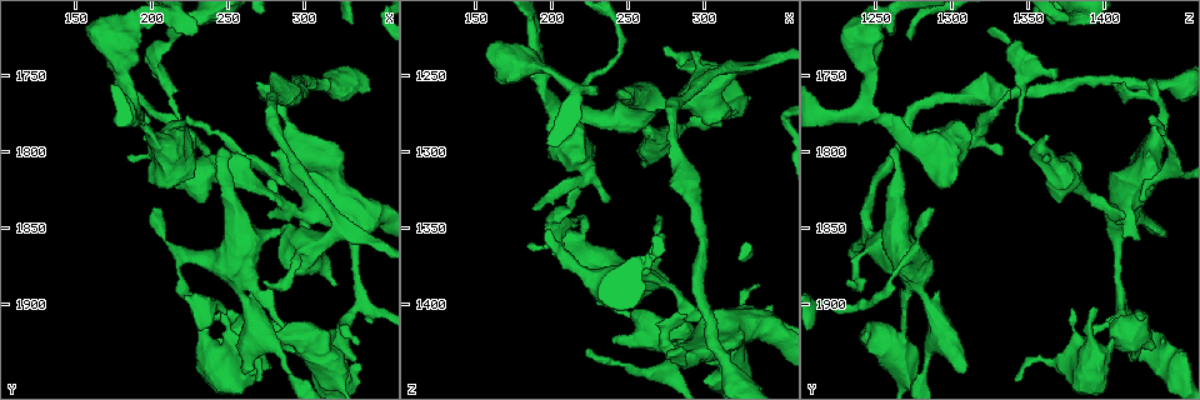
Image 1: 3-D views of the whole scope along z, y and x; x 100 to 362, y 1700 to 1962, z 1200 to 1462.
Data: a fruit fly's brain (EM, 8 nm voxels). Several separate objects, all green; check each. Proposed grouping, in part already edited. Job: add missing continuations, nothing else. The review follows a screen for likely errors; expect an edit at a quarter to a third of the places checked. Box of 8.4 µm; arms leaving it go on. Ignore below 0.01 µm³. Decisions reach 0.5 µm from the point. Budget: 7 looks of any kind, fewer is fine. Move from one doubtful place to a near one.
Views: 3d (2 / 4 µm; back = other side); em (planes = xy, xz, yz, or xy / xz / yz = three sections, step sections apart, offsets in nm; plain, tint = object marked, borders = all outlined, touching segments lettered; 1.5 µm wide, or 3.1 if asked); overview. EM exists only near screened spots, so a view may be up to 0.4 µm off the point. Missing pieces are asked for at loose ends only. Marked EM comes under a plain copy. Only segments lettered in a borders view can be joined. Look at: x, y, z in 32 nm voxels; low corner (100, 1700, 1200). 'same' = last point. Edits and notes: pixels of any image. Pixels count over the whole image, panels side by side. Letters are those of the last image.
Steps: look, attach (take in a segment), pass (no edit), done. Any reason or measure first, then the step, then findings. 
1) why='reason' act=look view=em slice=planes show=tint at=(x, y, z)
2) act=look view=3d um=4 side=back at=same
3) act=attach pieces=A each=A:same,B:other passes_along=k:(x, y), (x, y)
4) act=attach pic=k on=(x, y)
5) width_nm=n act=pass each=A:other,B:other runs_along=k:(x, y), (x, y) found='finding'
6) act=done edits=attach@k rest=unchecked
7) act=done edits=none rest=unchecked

why='long arm stops here' act=look view=em slice=planes show=borders at=(286, 1758, 1406)

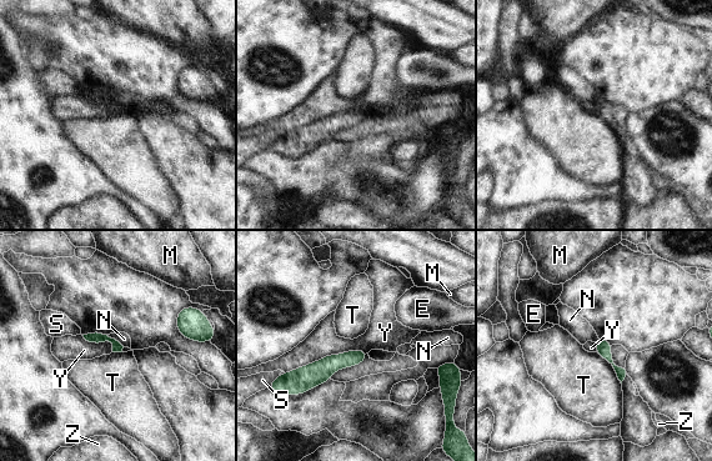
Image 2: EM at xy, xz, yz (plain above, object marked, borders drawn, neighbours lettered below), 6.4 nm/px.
act=pass each=E:other,M:other,N:other,S:other,T:other,Y:other,Z:other runs_along=2:(362, 355), (310, 376), (286, 376) found='none of them fits'

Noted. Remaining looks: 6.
why='tapers out' act=look view=em slice=yz step=4 show=tint at=(216, 1720, 1326)

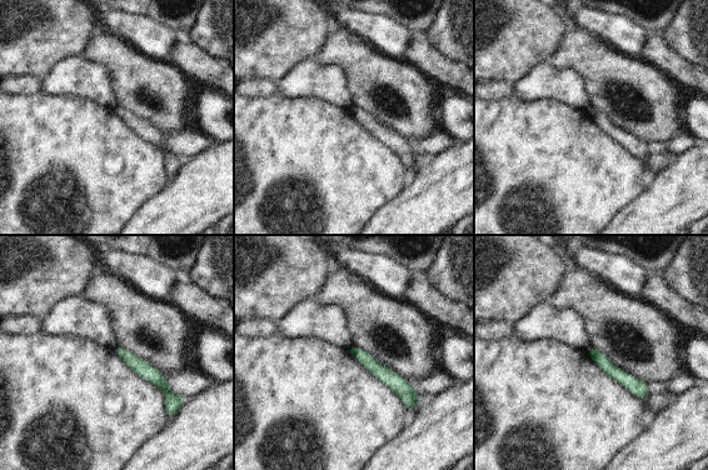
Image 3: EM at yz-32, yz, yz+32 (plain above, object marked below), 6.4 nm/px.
act=look view=em slice=planes show=tint at=same

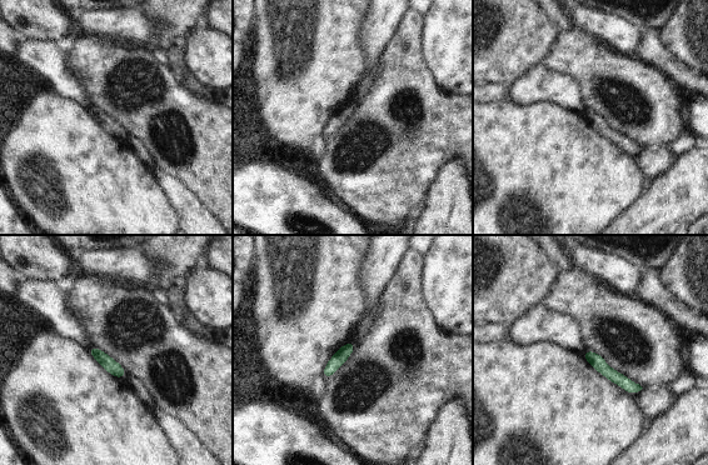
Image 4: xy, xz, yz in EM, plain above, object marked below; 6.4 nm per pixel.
why='see the neighbours' act=look view=em slice=planes show=borders at=same

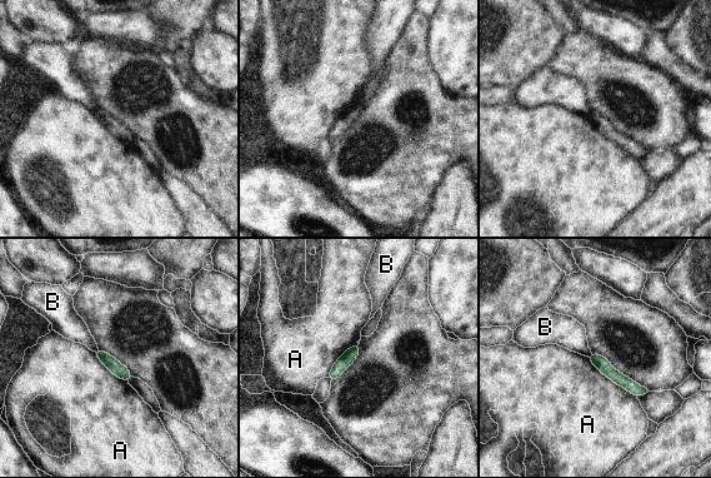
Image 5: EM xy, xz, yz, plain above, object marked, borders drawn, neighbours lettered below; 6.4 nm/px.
width_nm=90 act=pass each=A:other,B:other border=5:(586, 357), (606, 377), (636, 398) found='no lettered segment goes on from it'

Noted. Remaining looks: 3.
why='branch stops here' act=look view=em slice=xy step=8 show=tint at=(246, 1796, 1262)

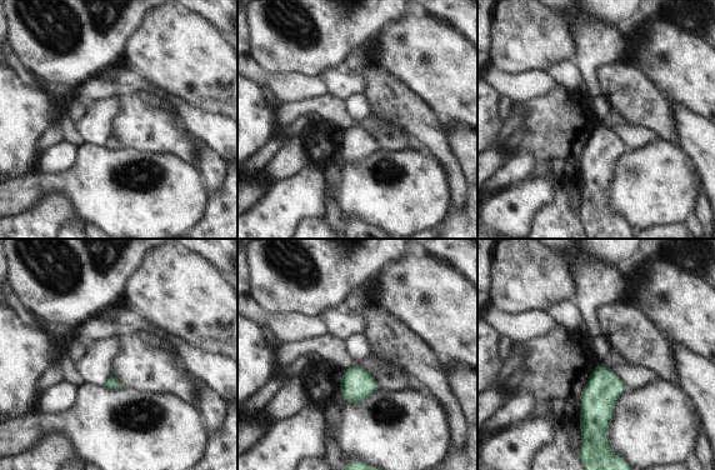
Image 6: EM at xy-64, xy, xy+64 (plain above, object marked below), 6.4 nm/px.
act=look view=em slice=xy step=8 show=borders at=same

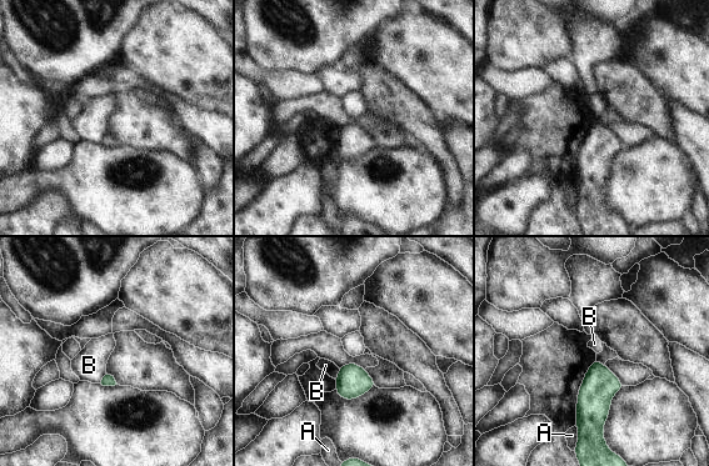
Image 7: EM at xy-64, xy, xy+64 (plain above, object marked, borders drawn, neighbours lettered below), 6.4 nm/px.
act=pass each=A:other,B:other border=7:(339, 369), (335, 379) found='no lettered segment goes on from it'

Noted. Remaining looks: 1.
act=done edits=none rest=unchecked

